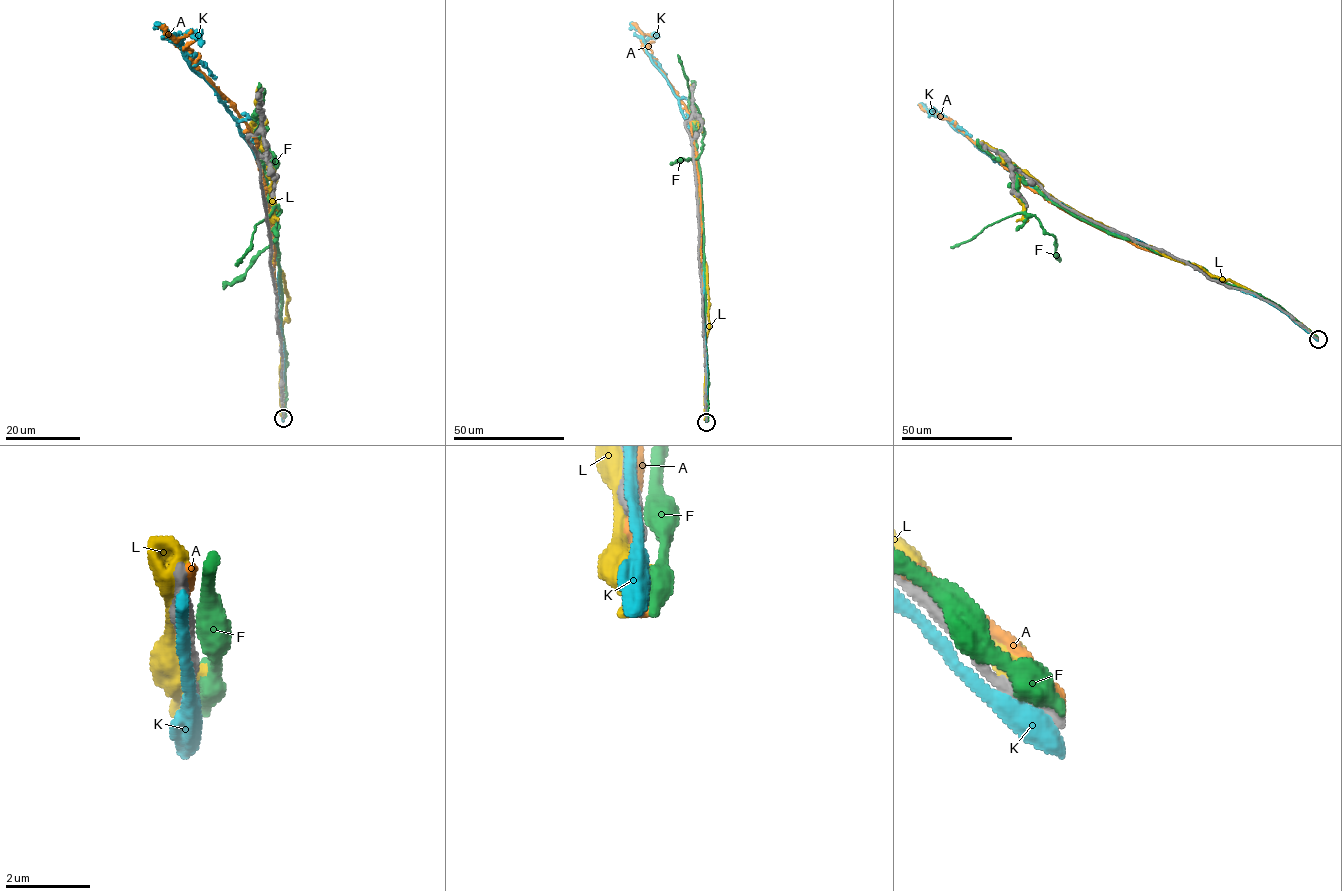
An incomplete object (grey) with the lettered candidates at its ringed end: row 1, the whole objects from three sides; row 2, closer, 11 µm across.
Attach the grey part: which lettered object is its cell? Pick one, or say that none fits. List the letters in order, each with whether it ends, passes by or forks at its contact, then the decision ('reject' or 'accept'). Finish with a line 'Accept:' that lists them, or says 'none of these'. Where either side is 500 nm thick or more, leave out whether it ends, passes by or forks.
A: it ends | reject
F: reject
K: it passes by | reject
L: reject
Accept: none of these

